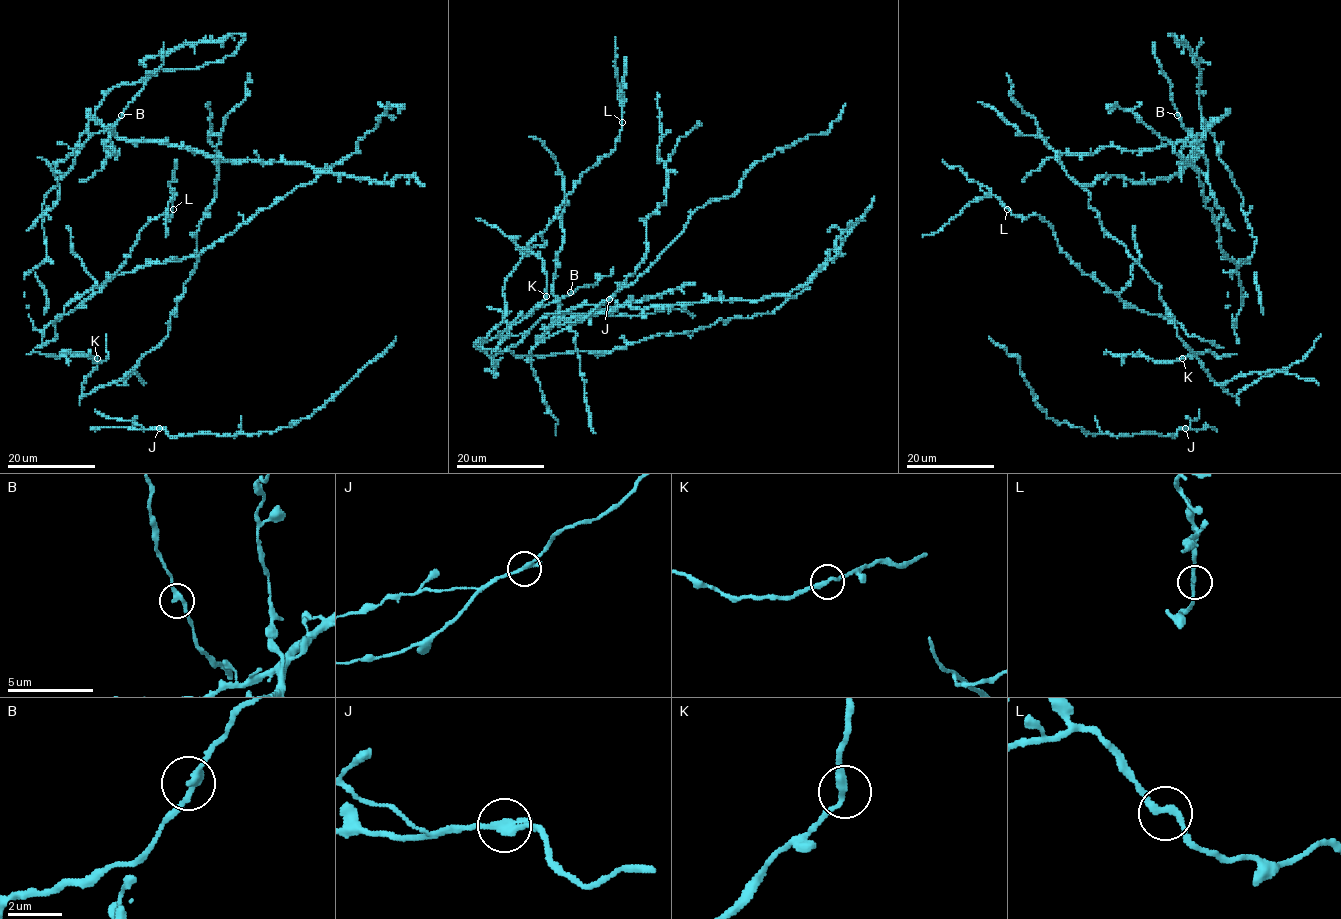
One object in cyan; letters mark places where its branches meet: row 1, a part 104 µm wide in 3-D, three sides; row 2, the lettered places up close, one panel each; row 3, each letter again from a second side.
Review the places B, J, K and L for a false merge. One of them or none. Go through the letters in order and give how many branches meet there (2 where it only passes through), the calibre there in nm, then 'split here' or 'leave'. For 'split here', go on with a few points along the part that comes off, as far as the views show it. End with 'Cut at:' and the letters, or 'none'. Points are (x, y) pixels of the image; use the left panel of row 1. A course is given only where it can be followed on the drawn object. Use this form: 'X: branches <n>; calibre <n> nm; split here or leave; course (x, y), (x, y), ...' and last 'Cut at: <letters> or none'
B: branches 2; calibre 240 nm; leave
J: branches 2; calibre 240 nm; split here; course (160, 428), (144, 429), (132, 421), (103, 417), (95, 410)
K: branches 2; calibre 240 nm; leave
L: branches 2; calibre 240 nm; leave
Cut at: J

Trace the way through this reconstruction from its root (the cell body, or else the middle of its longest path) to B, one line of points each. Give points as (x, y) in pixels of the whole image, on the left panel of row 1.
B: (168, 261), (202, 253), (336, 163), (315, 170), (224, 161), (110, 136), (121, 115)

